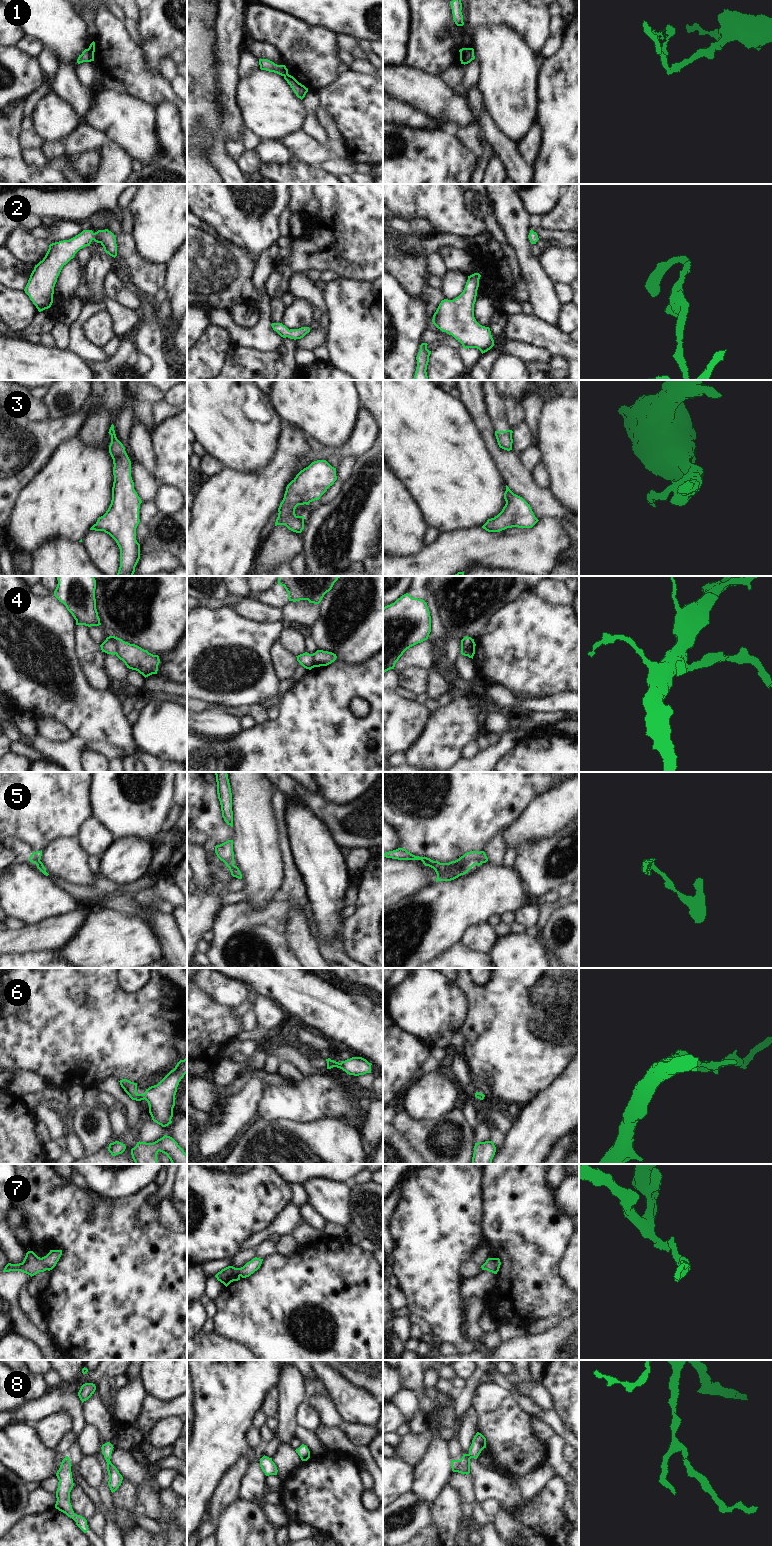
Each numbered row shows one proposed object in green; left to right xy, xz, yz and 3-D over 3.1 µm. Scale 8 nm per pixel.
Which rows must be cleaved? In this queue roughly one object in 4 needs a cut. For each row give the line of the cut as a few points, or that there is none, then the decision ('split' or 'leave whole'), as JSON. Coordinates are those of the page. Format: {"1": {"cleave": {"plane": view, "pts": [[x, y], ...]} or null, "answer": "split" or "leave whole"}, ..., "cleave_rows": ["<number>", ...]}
{"1": {"cleave": {"plane": "xy", "pts": [[88, 48], [93, 56]]}, "answer": "split"}, "2": {"cleave": null, "answer": "leave whole"}, "3": {"cleave": null, "answer": "leave whole"}, "4": {"cleave": {"plane": "xy", "pts": [[107, 637], [115, 645], [116, 653]]}, "answer": "split"}, "5": {"cleave": null, "answer": "leave whole"}, "6": {"cleave": null, "answer": "leave whole"}, "7": {"cleave": null, "answer": "leave whole"}, "8": {"cleave": null, "answer": "leave whole"}, "cleave_rows": ["1", "4"]}

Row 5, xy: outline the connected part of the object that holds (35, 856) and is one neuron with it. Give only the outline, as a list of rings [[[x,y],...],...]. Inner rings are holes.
[[[42,850],[41,851],[36,851],[31,854],[29,857],[29,861],[32,863],[35,863],[37,865],[37,868],[46,876],[49,874],[46,872],[46,868],[44,867],[43,863],[40,861],[42,856]]]

